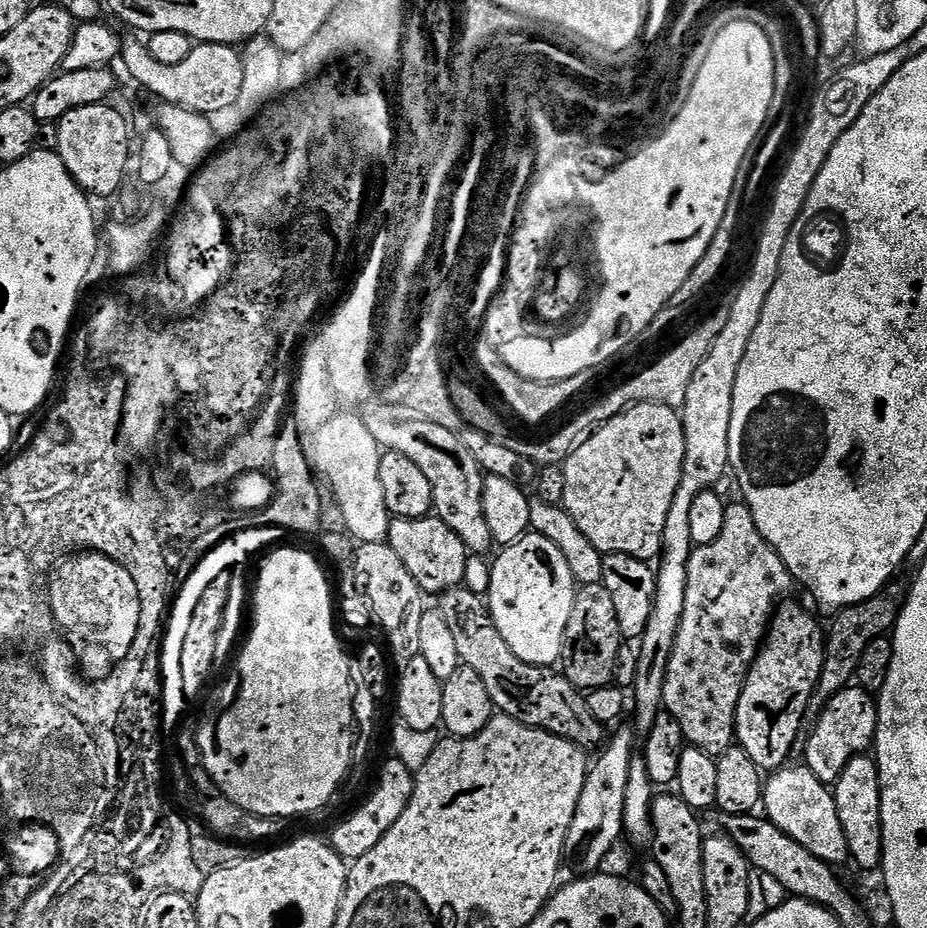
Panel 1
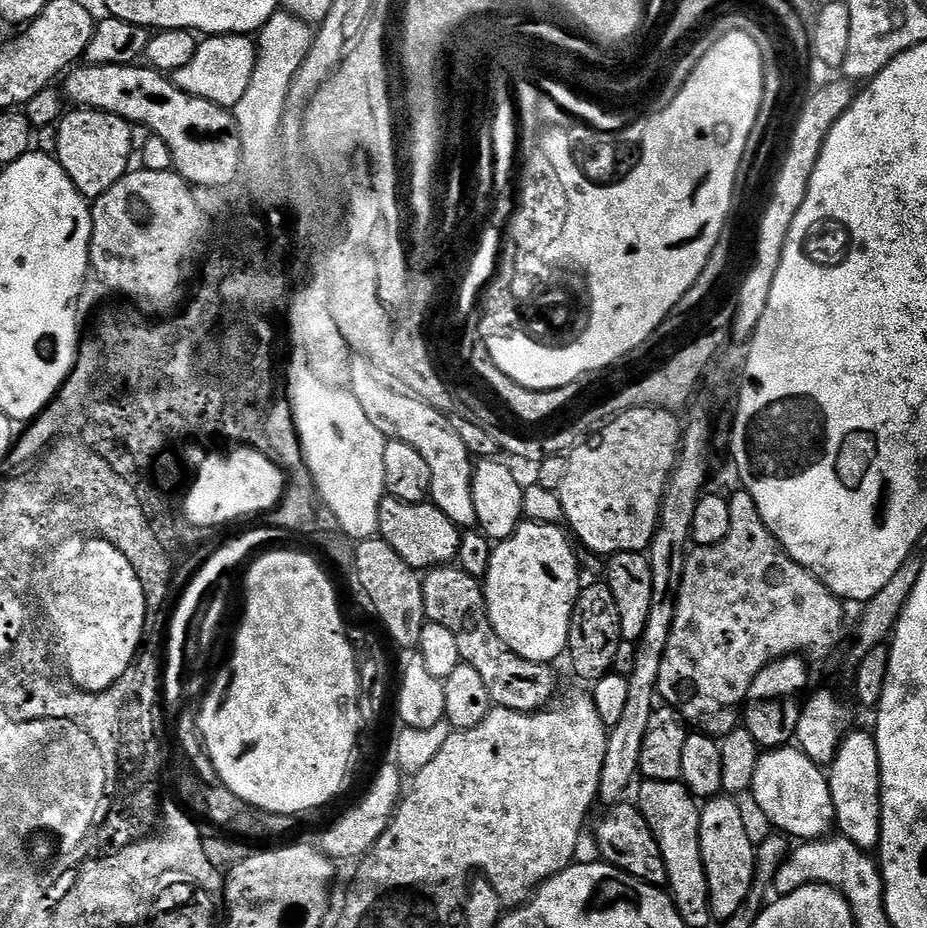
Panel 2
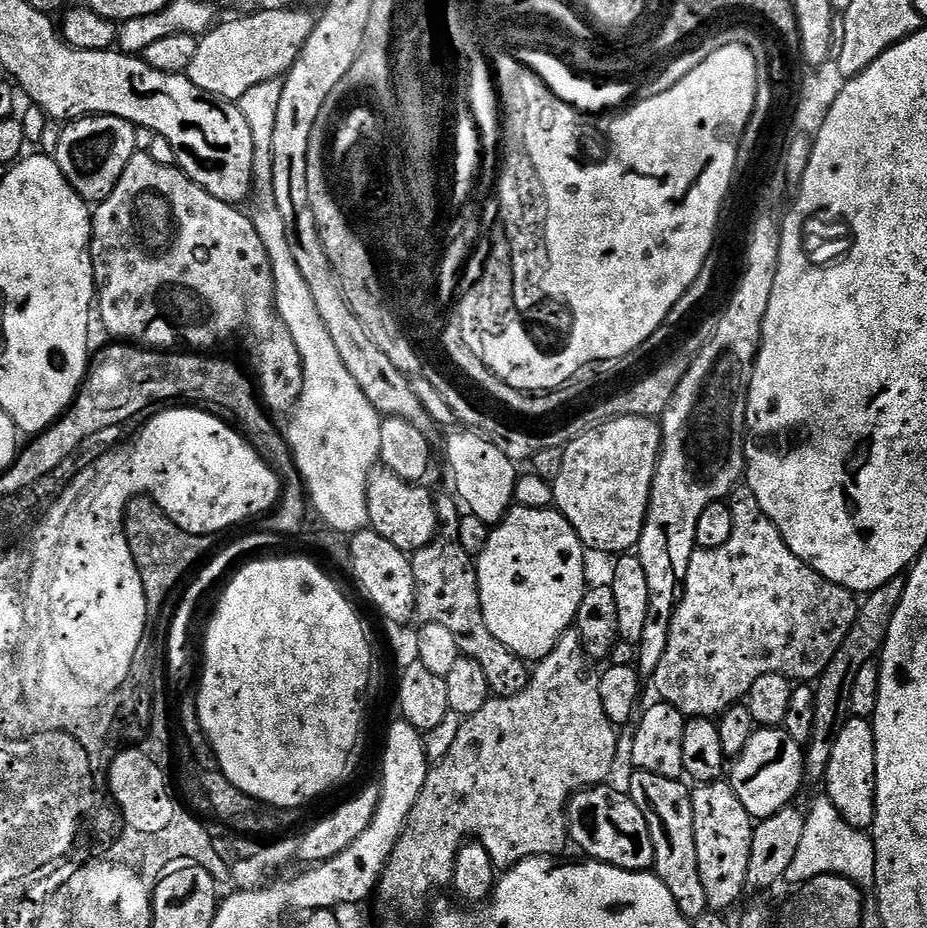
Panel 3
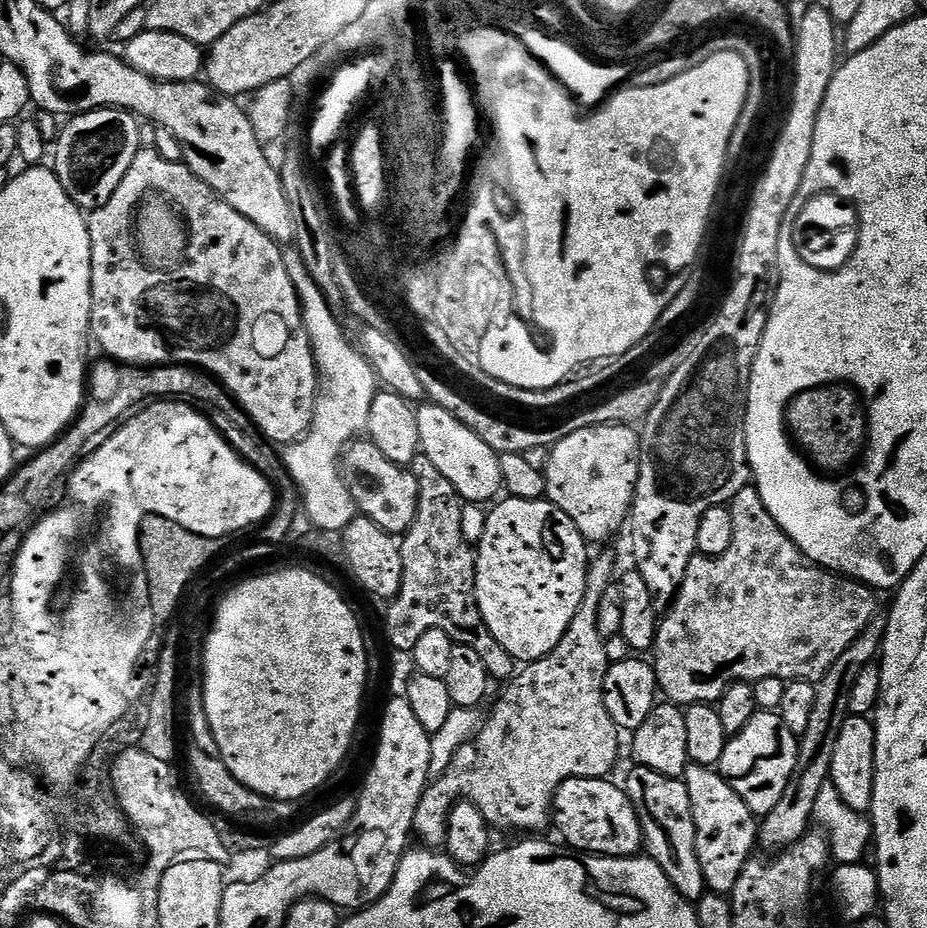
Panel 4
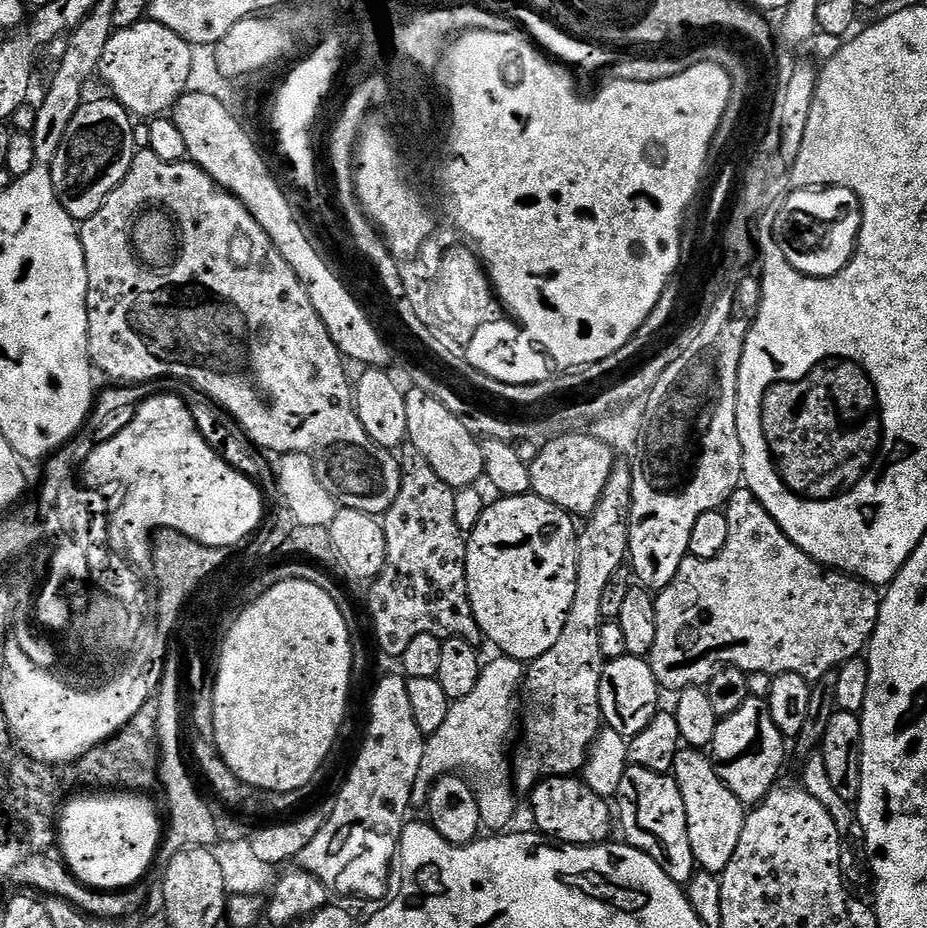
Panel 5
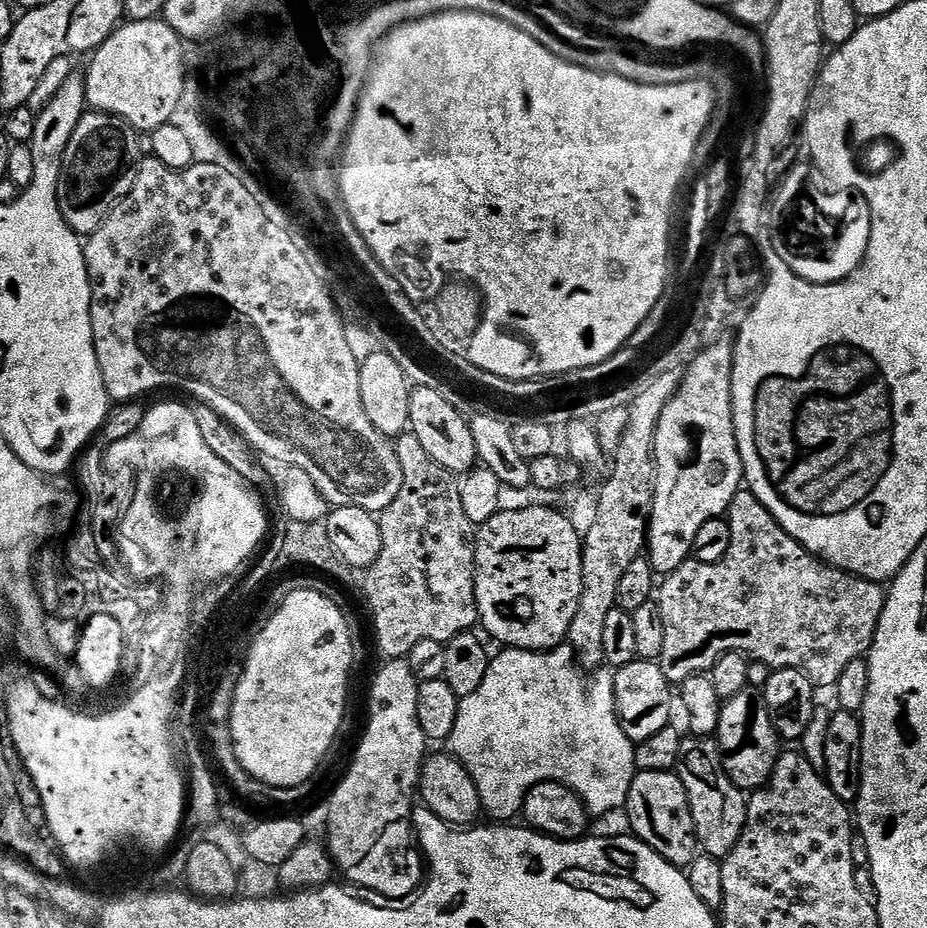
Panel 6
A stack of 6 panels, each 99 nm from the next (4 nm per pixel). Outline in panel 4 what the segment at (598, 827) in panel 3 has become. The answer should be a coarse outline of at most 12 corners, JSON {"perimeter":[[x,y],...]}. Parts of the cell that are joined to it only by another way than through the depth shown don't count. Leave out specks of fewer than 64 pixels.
{"perimeter":[[576,776],[550,820],[569,849],[635,856],[636,807],[608,778]]}

